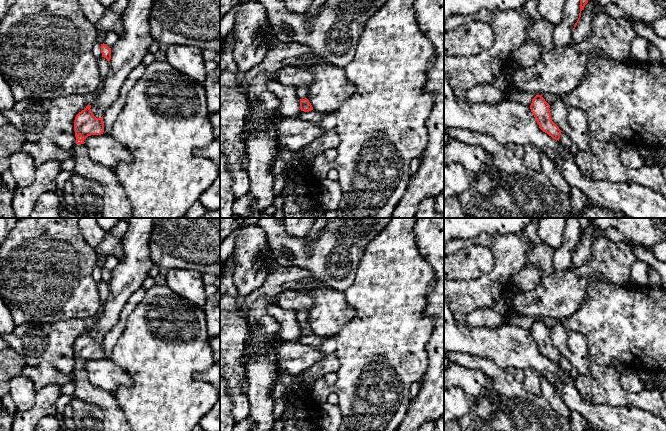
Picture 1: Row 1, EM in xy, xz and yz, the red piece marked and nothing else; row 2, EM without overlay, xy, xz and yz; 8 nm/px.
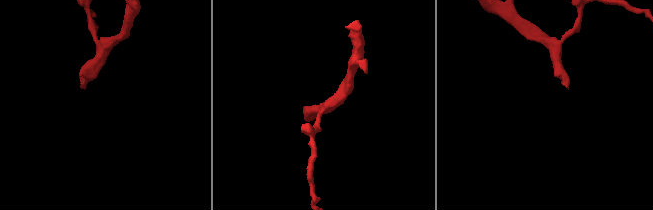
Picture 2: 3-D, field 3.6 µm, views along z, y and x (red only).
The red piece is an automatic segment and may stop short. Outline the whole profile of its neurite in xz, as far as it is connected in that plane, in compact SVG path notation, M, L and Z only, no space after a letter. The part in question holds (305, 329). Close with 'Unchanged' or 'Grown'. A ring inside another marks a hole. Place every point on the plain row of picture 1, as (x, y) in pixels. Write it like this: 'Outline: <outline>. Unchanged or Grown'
Outline: M301 310L301 311L296 312L296 318L297 318L298 322L300 323L301 335L309 336L309 335L313 334L313 331L308 324L309 317L310 317L309 312L306 310Z. Grown

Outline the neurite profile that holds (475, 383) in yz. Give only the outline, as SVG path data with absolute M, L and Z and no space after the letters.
M451 364L444 370L444 387L459 387L469 395L492 397L494 391L489 388L491 379L483 372Z

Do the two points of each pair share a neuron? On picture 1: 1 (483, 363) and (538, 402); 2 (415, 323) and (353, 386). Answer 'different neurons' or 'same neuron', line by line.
1: same neuron
2: same neuron

